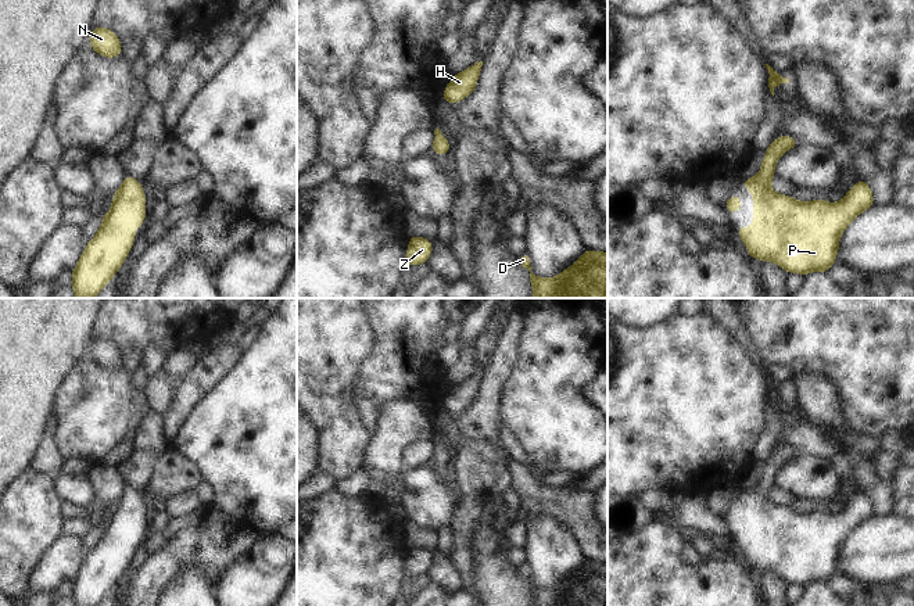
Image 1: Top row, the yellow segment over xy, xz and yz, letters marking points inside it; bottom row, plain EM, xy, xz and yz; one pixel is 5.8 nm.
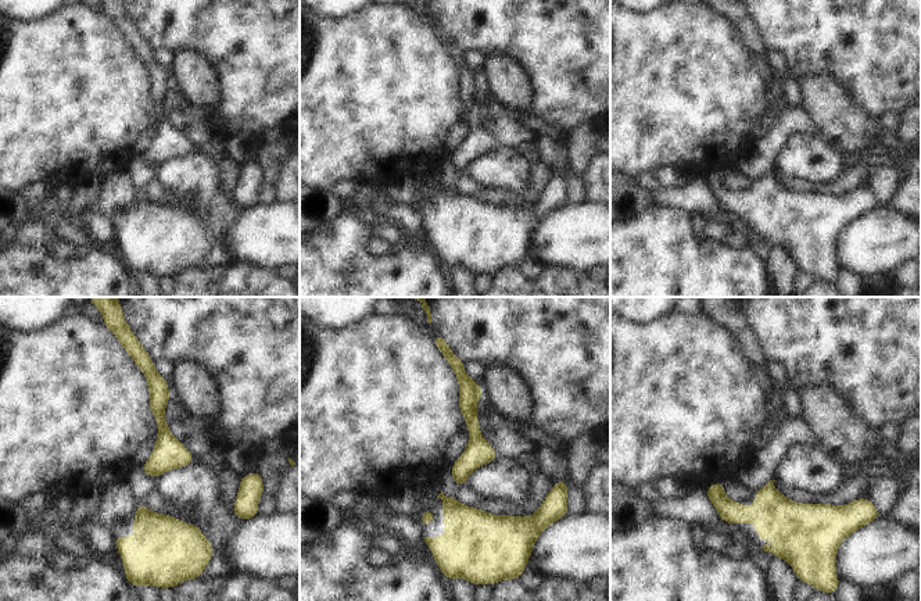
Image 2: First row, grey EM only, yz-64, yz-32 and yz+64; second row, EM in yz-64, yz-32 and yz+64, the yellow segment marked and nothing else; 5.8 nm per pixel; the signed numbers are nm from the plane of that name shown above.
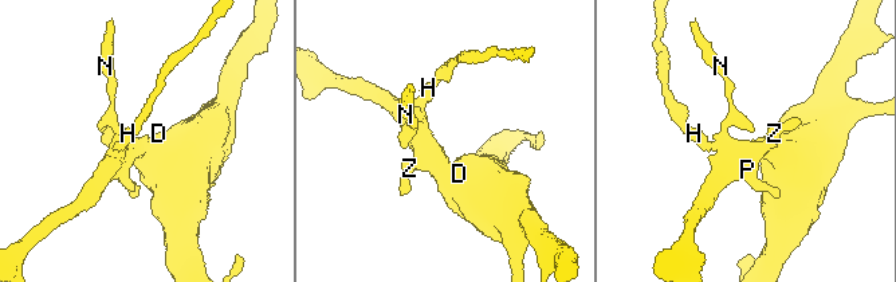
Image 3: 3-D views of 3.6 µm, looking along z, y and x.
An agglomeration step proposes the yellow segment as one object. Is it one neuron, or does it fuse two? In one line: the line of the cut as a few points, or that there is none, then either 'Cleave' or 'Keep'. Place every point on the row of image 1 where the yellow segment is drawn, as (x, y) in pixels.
No split. Keep

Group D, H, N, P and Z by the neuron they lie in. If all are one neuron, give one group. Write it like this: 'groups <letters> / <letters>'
groups D H N P Z

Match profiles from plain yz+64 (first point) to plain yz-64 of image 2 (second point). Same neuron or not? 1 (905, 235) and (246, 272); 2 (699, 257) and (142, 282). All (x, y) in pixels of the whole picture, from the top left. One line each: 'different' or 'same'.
1: different
2: different

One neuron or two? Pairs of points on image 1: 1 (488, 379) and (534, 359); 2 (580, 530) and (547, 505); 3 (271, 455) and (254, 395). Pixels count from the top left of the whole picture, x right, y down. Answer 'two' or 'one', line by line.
1: two
2: one
3: one

